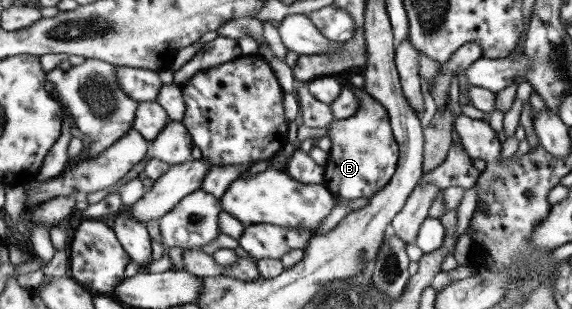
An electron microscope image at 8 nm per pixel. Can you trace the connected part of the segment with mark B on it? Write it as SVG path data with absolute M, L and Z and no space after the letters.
M352 85L349 88L357 97L357 110L348 118L328 124L326 136L331 146L327 152L322 183L334 197L354 200L370 198L390 180L398 162L398 147L394 144L385 109L361 88Z

